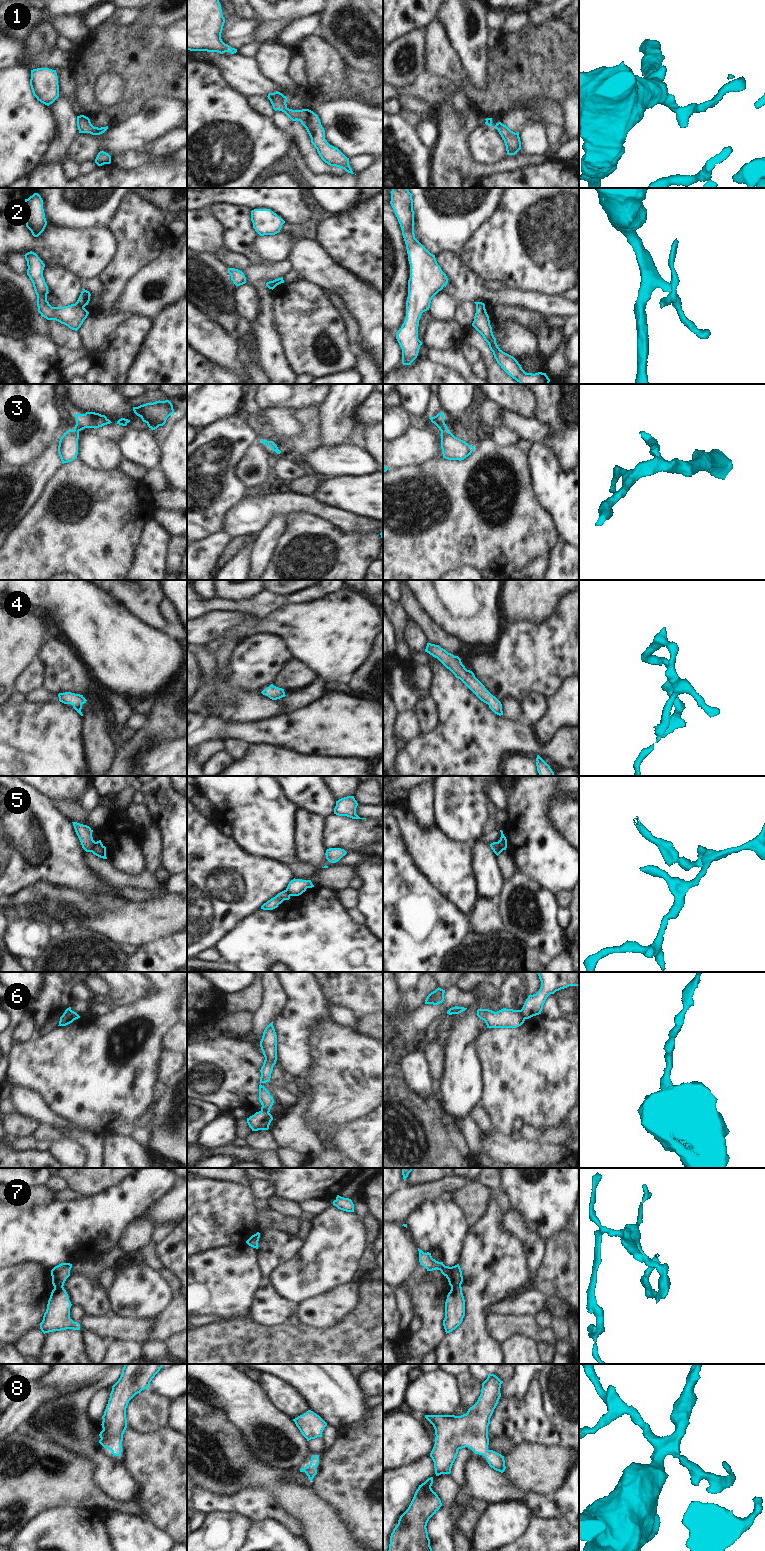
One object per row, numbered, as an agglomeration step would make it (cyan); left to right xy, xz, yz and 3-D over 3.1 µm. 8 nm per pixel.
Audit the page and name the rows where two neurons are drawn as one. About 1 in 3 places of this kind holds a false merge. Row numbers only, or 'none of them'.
2, 3, 5, 6, 7

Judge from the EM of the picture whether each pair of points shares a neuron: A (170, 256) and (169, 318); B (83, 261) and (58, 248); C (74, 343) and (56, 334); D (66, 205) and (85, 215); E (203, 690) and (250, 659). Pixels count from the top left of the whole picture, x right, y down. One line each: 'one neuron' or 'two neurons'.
A: two neurons
B: one neuron
C: one neuron
D: one neuron
E: one neuron

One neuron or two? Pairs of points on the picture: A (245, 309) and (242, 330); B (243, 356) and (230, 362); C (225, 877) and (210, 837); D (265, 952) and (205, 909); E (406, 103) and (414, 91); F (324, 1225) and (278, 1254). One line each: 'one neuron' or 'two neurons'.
A: two neurons
B: two neurons
C: one neuron
D: two neurons
E: two neurons
F: two neurons

